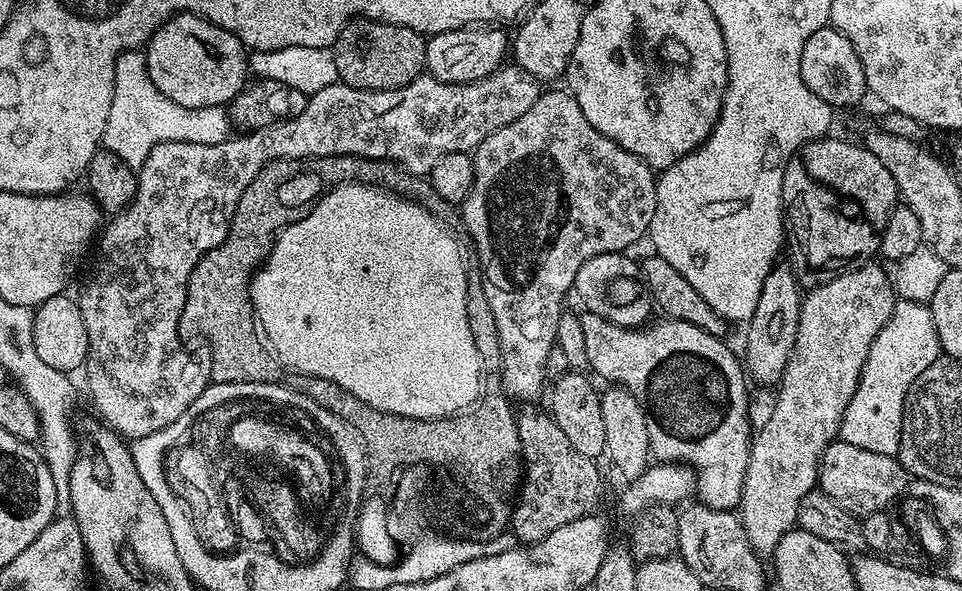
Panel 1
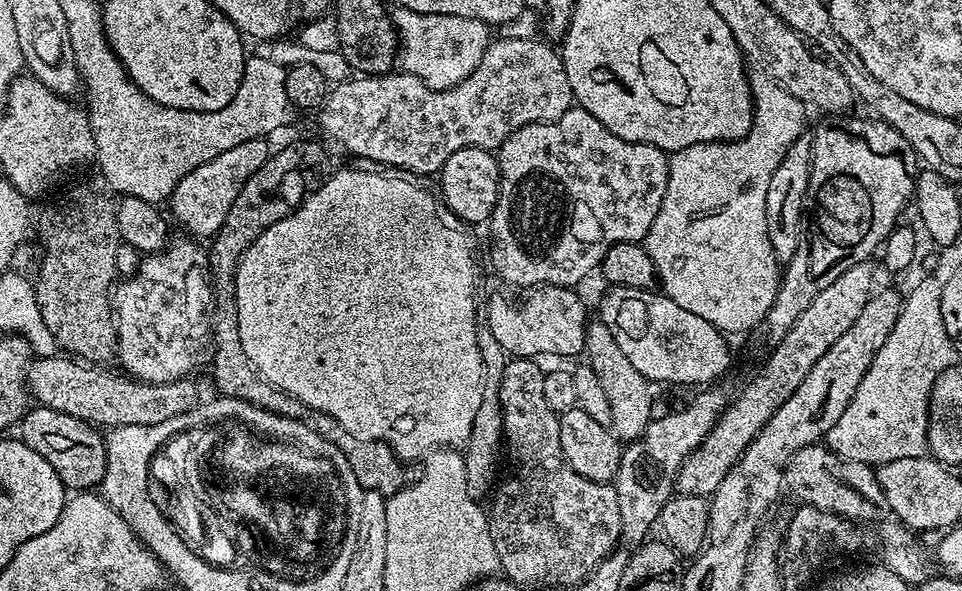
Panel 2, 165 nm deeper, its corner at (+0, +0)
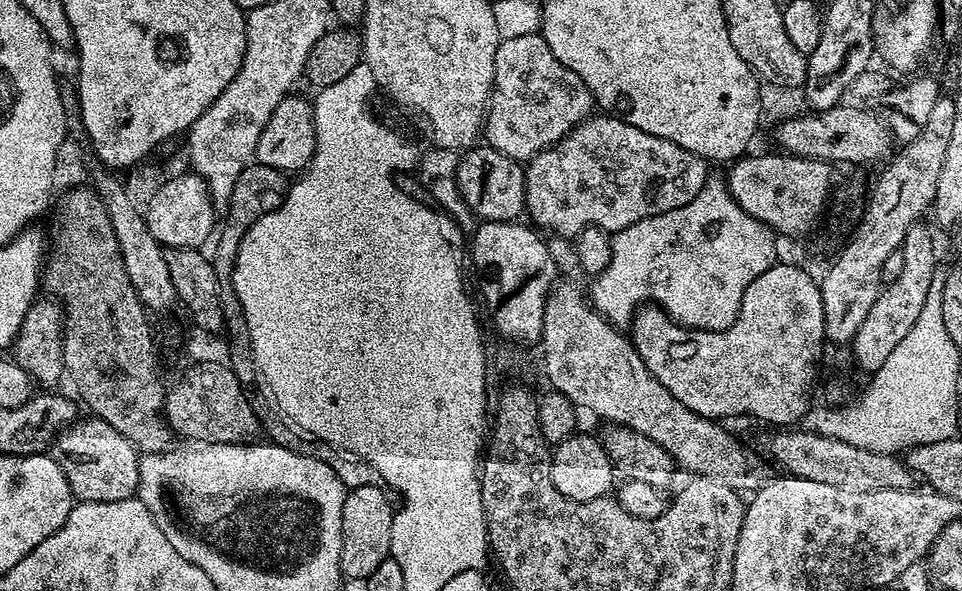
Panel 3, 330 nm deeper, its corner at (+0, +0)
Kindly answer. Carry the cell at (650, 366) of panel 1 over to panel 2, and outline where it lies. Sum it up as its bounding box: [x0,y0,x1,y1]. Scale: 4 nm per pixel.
[487,284,590,358]

